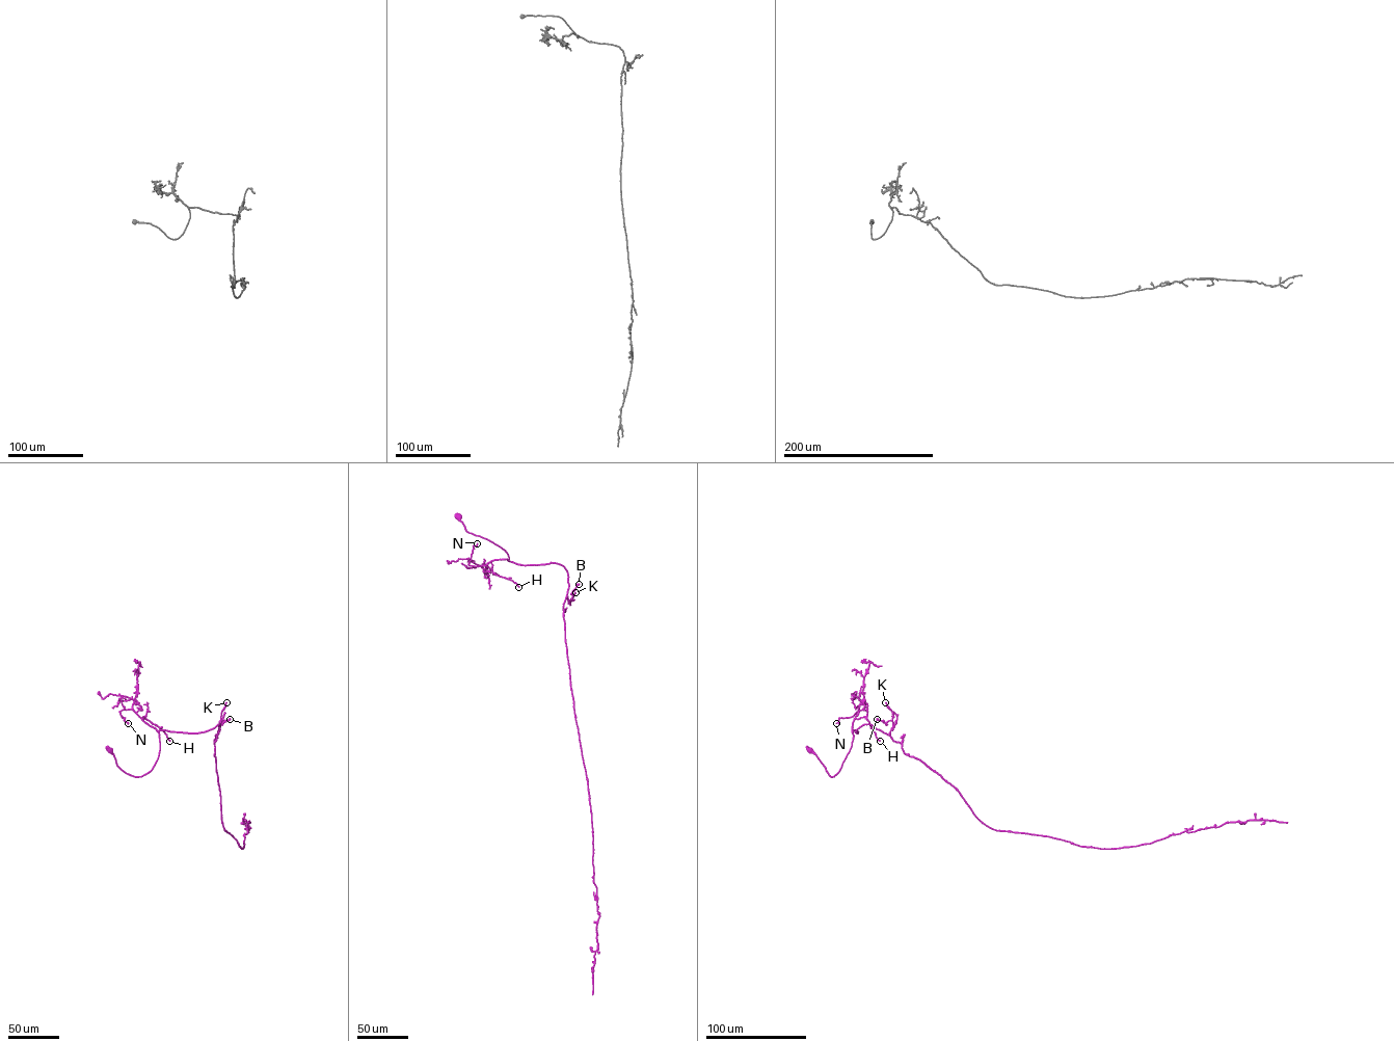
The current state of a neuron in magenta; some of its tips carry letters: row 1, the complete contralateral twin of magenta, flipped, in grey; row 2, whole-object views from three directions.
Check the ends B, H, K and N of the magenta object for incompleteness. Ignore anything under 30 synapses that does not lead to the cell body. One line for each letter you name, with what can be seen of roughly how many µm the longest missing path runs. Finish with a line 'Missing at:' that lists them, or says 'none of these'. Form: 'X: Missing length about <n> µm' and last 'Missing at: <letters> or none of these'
Missing at: none of these

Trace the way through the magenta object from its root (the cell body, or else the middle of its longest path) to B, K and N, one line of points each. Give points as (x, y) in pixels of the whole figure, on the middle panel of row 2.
B: (458, 517), (467, 532), (504, 550), (508, 561), (524, 565), (562, 564), (567, 572), (568, 599), (579, 584)
K: (458, 517), (467, 532), (504, 550), (508, 561), (562, 564), (568, 576), (569, 604), (575, 592)
N: (458, 517), (467, 532), (504, 550), (508, 561), (494, 559), (485, 565), (470, 565), (473, 545), (477, 543)

